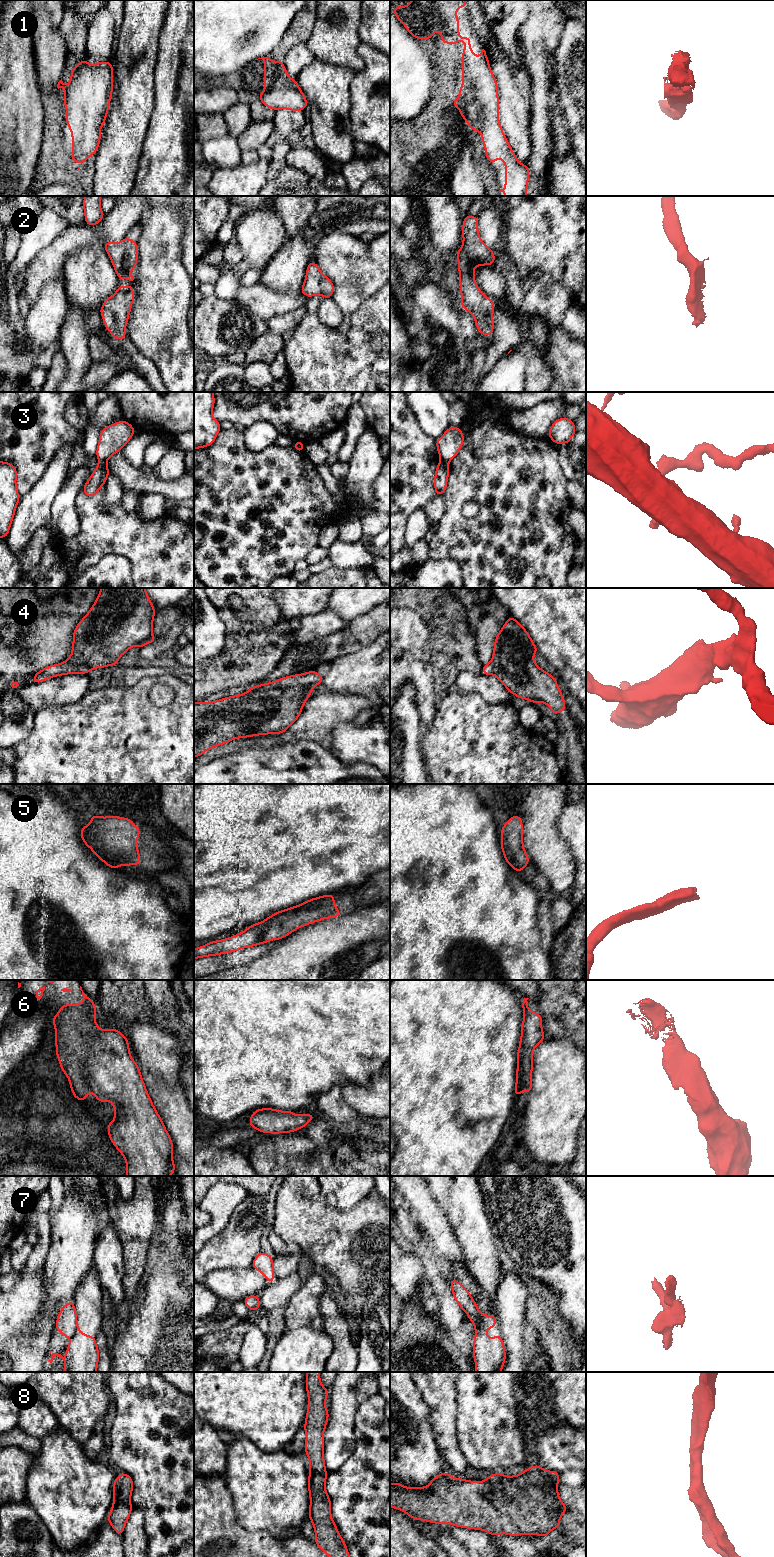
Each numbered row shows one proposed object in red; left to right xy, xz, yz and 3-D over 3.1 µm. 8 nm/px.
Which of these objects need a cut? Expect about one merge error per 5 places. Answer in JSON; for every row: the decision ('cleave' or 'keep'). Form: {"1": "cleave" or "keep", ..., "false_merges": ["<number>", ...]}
{"1": "keep", "2": "keep", "3": "cleave", "4": "keep", "5": "keep", "6": "keep", "7": "keep", "8": "keep", "false_merges": ["3"]}

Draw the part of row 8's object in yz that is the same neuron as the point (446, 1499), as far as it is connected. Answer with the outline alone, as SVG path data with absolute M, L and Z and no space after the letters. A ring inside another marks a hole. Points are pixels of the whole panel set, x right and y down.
M533 1465L515 1476L498 1472L476 1483L443 1472L434 1477L427 1487L390 1483L390 1508L400 1509L412 1519L484 1530L494 1536L502 1533L510 1536L536 1534L546 1538L550 1531L558 1528L560 1518L568 1510L559 1498L559 1474Z

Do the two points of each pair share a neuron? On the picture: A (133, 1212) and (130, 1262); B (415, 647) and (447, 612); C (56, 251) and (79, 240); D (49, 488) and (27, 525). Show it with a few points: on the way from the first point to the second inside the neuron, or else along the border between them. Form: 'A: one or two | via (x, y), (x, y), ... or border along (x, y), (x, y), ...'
A: one | via (135, 1224), (135, 1250)
B: two | border along (417, 612), (428, 629), (432, 656)
C: one | via (62, 247), (70, 240), (73, 240)
D: one | via (40, 497), (29, 516)

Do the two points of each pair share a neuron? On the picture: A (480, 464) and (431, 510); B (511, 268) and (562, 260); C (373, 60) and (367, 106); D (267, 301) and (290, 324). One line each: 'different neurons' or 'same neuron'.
A: different neurons
B: different neurons
C: same neuron
D: different neurons

